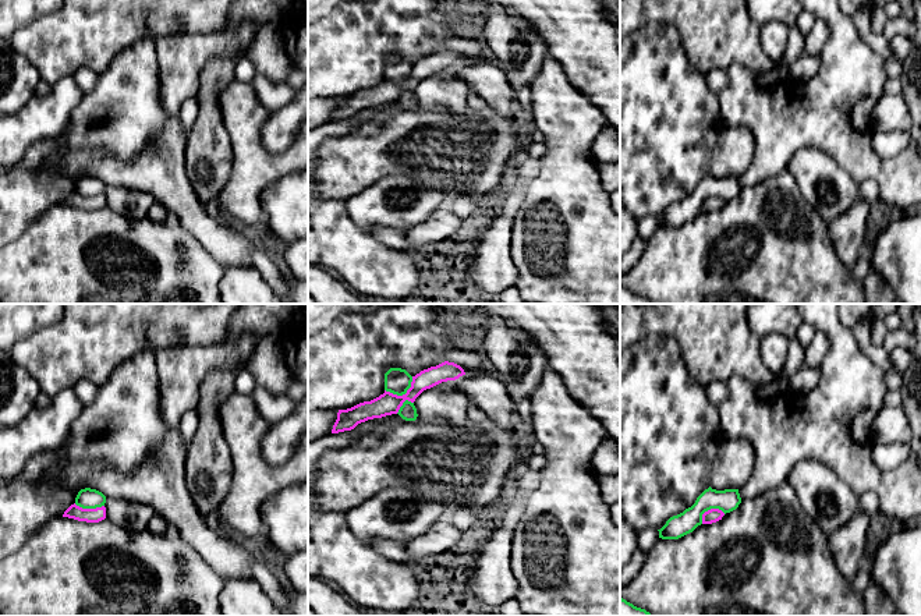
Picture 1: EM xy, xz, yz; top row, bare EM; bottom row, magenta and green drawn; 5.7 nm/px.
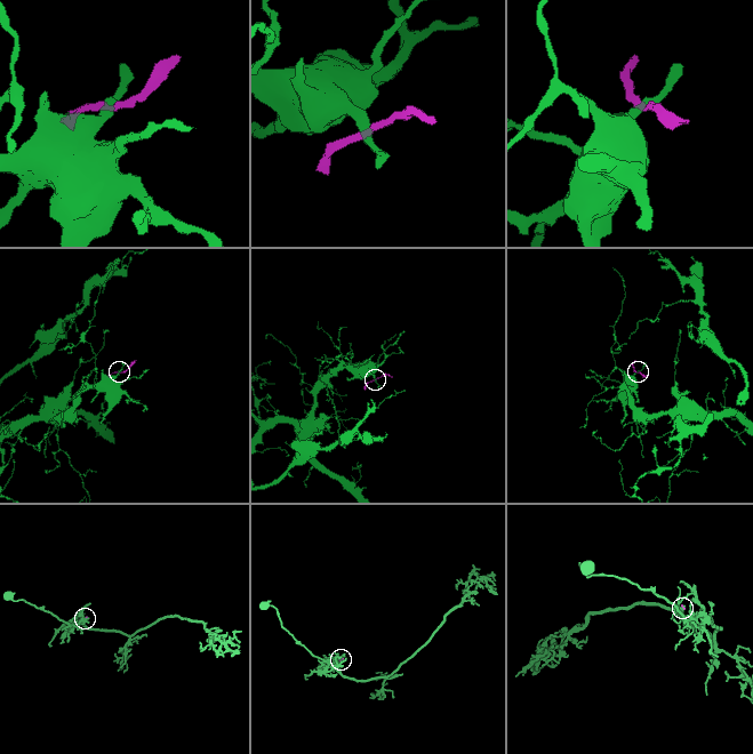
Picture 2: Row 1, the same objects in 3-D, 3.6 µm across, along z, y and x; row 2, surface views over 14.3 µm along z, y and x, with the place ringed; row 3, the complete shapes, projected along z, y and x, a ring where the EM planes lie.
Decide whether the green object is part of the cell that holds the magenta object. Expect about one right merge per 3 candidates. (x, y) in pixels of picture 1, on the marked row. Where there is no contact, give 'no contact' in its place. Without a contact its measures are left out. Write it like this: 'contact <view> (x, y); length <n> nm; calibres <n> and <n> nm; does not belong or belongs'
contact xz (403, 395); length 190 nm; calibres 130 and 150 nm; does not belong

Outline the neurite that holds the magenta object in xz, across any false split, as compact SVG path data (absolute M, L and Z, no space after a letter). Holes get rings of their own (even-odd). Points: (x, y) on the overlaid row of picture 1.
M449 361L424 369L412 376L411 387L403 396L385 390L383 394L371 401L359 403L347 410L339 410L332 433L351 431L358 424L368 419L397 414L405 400L414 403L424 390L442 382L456 380L463 375L465 375L464 369L460 365Z

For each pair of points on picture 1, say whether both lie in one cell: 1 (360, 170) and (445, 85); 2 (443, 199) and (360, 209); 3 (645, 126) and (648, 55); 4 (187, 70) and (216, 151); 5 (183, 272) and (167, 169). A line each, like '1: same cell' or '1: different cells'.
1: different cells
2: same cell
3: same cell
4: different cells
5: different cells

